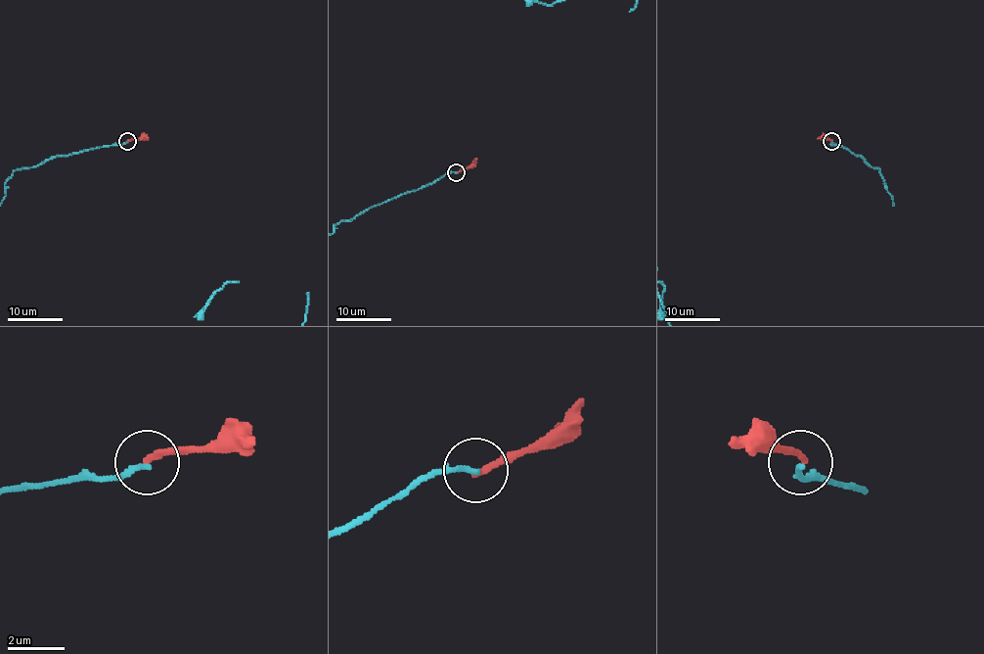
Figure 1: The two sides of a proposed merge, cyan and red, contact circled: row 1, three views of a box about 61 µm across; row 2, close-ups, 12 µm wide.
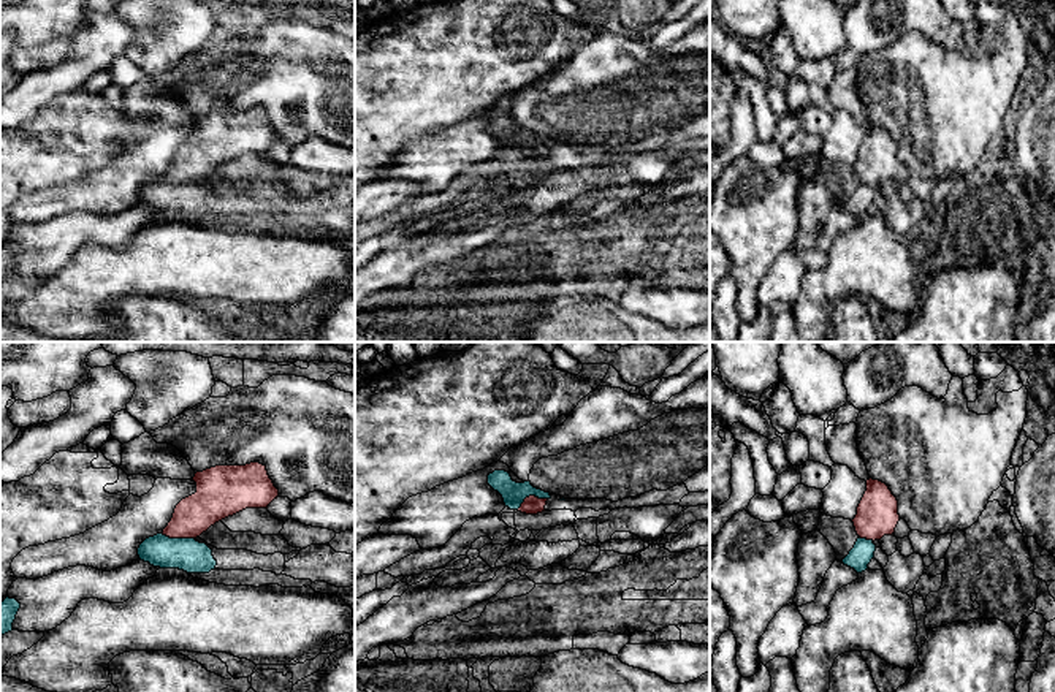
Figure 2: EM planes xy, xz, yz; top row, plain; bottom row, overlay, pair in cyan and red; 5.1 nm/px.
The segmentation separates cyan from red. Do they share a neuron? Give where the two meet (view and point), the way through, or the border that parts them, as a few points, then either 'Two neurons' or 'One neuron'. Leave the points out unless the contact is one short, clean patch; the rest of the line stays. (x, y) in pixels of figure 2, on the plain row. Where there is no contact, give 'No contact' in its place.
Touches cyan at xz (531, 140). Boundary: xz (547, 143), (528, 141), (517, 154). Two neurons

